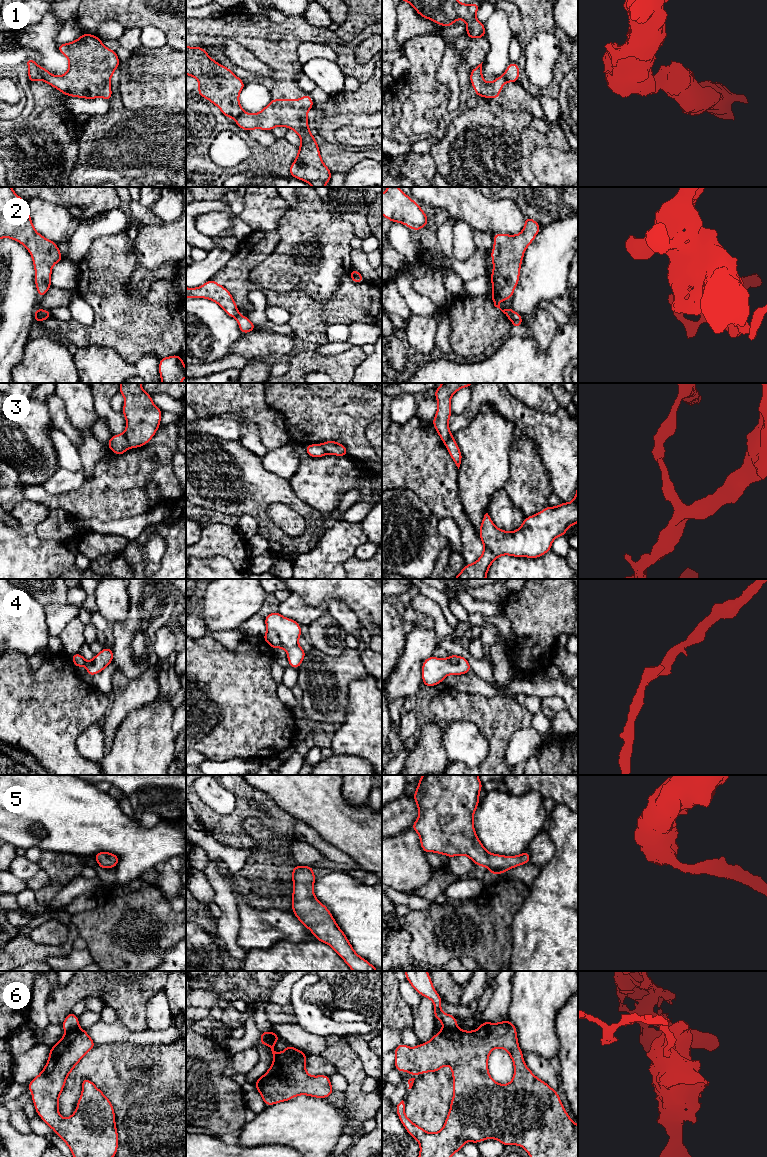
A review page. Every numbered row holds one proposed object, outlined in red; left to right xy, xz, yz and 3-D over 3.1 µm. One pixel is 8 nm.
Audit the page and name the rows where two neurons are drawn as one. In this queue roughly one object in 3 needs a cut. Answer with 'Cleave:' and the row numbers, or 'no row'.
Cleave: 1, 2, 3, 6

